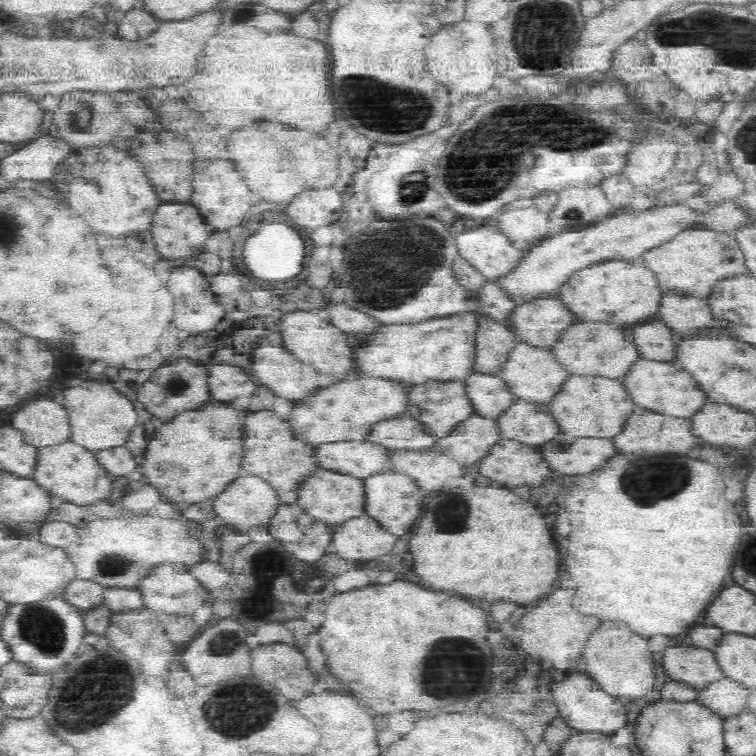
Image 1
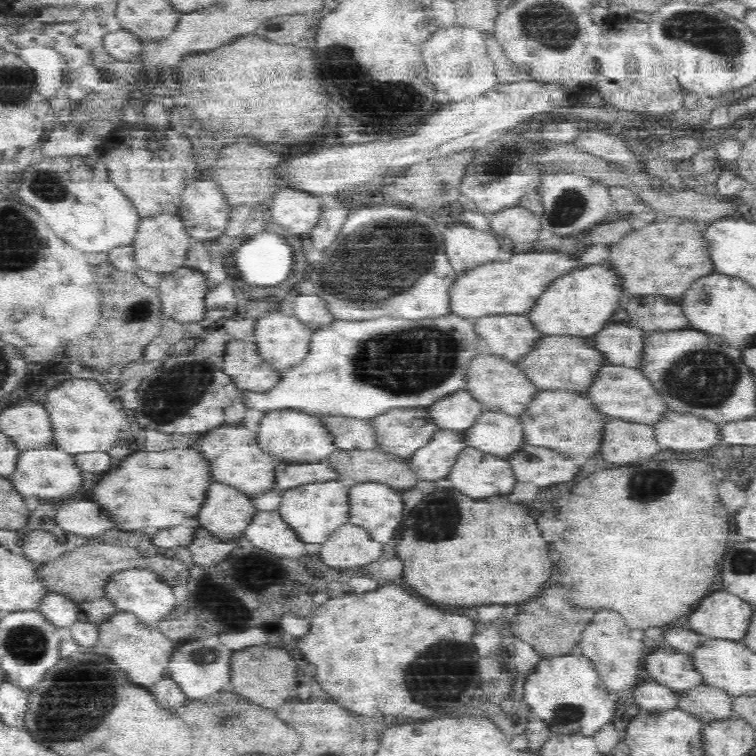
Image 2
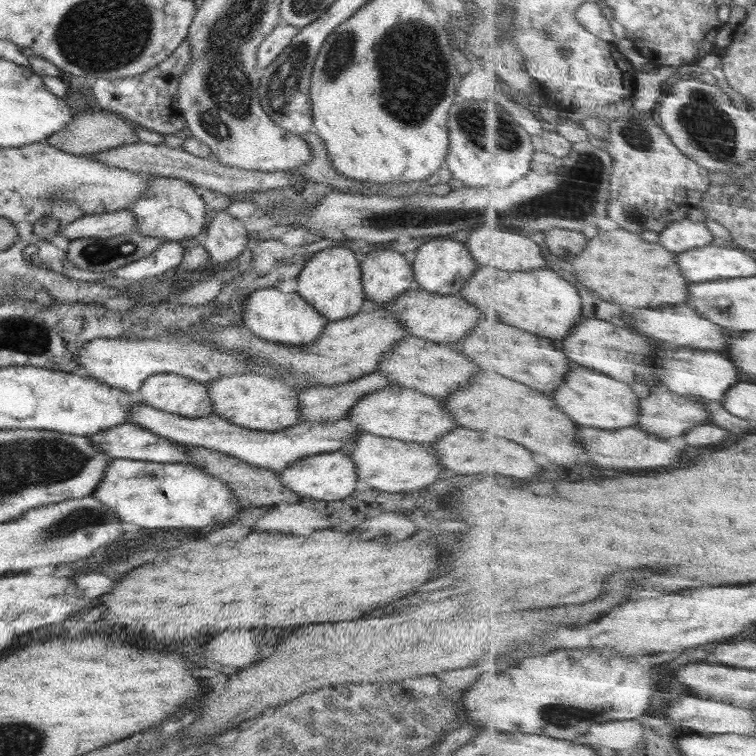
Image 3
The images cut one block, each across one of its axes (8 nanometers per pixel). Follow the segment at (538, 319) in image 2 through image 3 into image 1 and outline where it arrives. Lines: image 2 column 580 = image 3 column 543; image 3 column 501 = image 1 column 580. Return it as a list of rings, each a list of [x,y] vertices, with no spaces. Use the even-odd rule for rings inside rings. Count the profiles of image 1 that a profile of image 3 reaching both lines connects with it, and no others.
[[[604,260],[595,262],[570,275],[556,293],[580,317],[580,320],[622,322],[632,324],[644,320],[660,310],[662,292],[656,274],[632,260]]]

